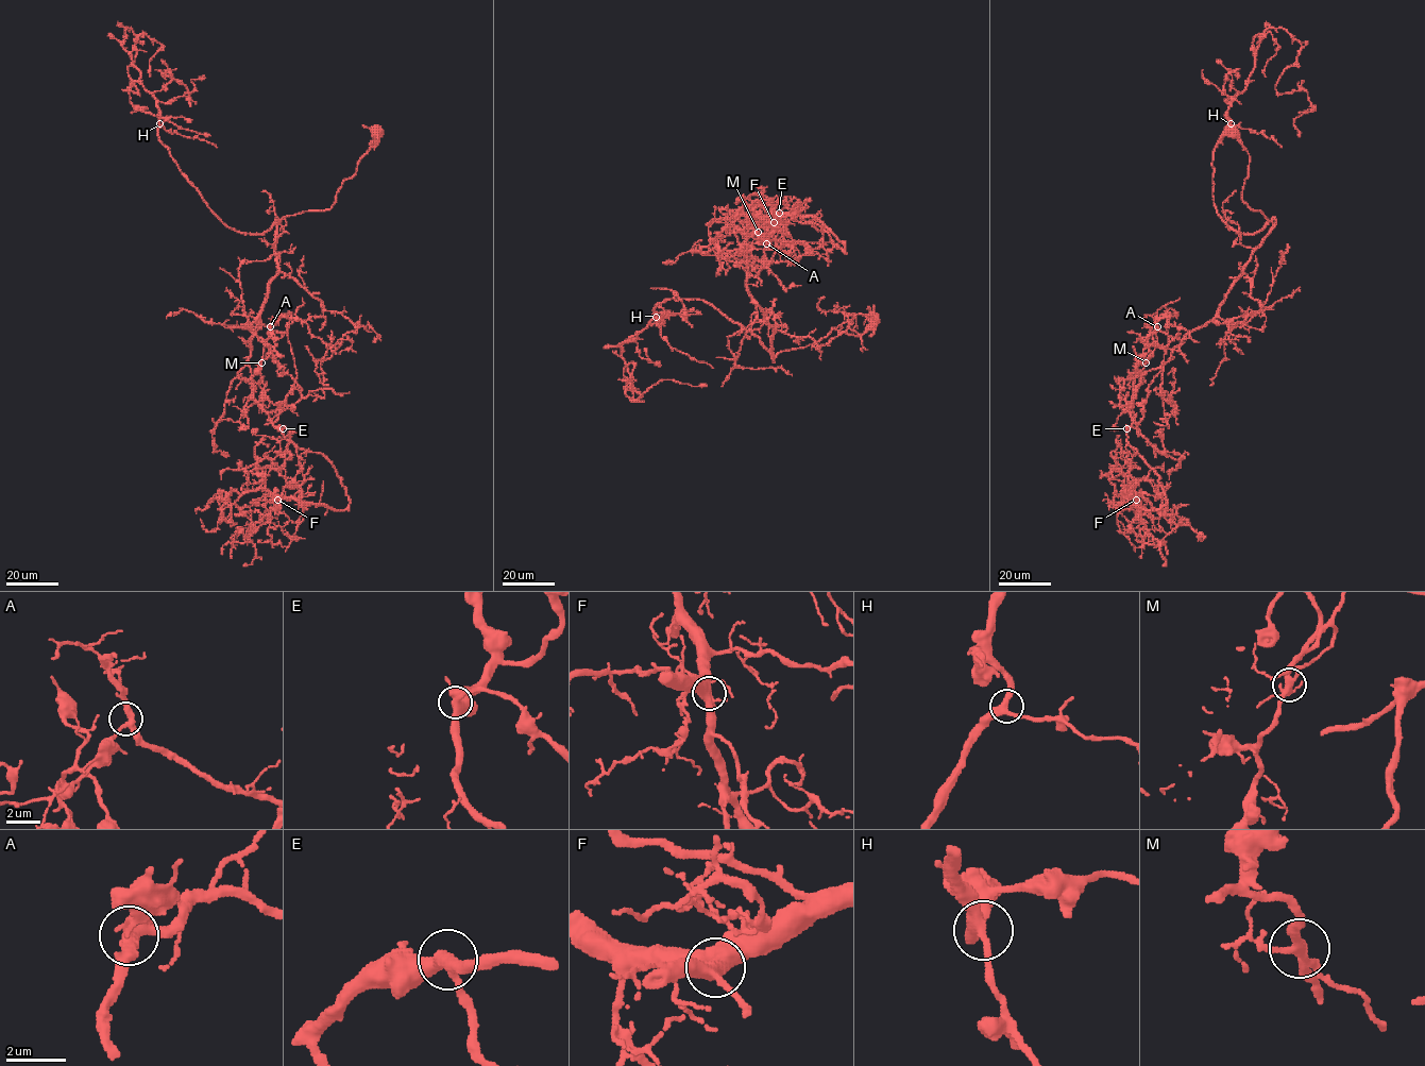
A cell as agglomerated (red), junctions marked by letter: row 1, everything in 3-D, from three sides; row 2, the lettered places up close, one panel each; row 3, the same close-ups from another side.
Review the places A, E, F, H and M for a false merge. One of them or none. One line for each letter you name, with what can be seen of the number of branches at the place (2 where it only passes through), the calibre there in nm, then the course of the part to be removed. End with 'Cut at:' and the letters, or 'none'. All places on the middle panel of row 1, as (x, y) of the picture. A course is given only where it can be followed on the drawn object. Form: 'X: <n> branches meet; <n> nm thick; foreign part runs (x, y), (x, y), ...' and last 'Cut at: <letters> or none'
M: 3 branches meet; 300 nm thick; foreign part runs (758, 232), (752, 218), (787, 213), (845, 244), (813, 216), (751, 227), (747, 258), (800, 285)
Cut at: M

